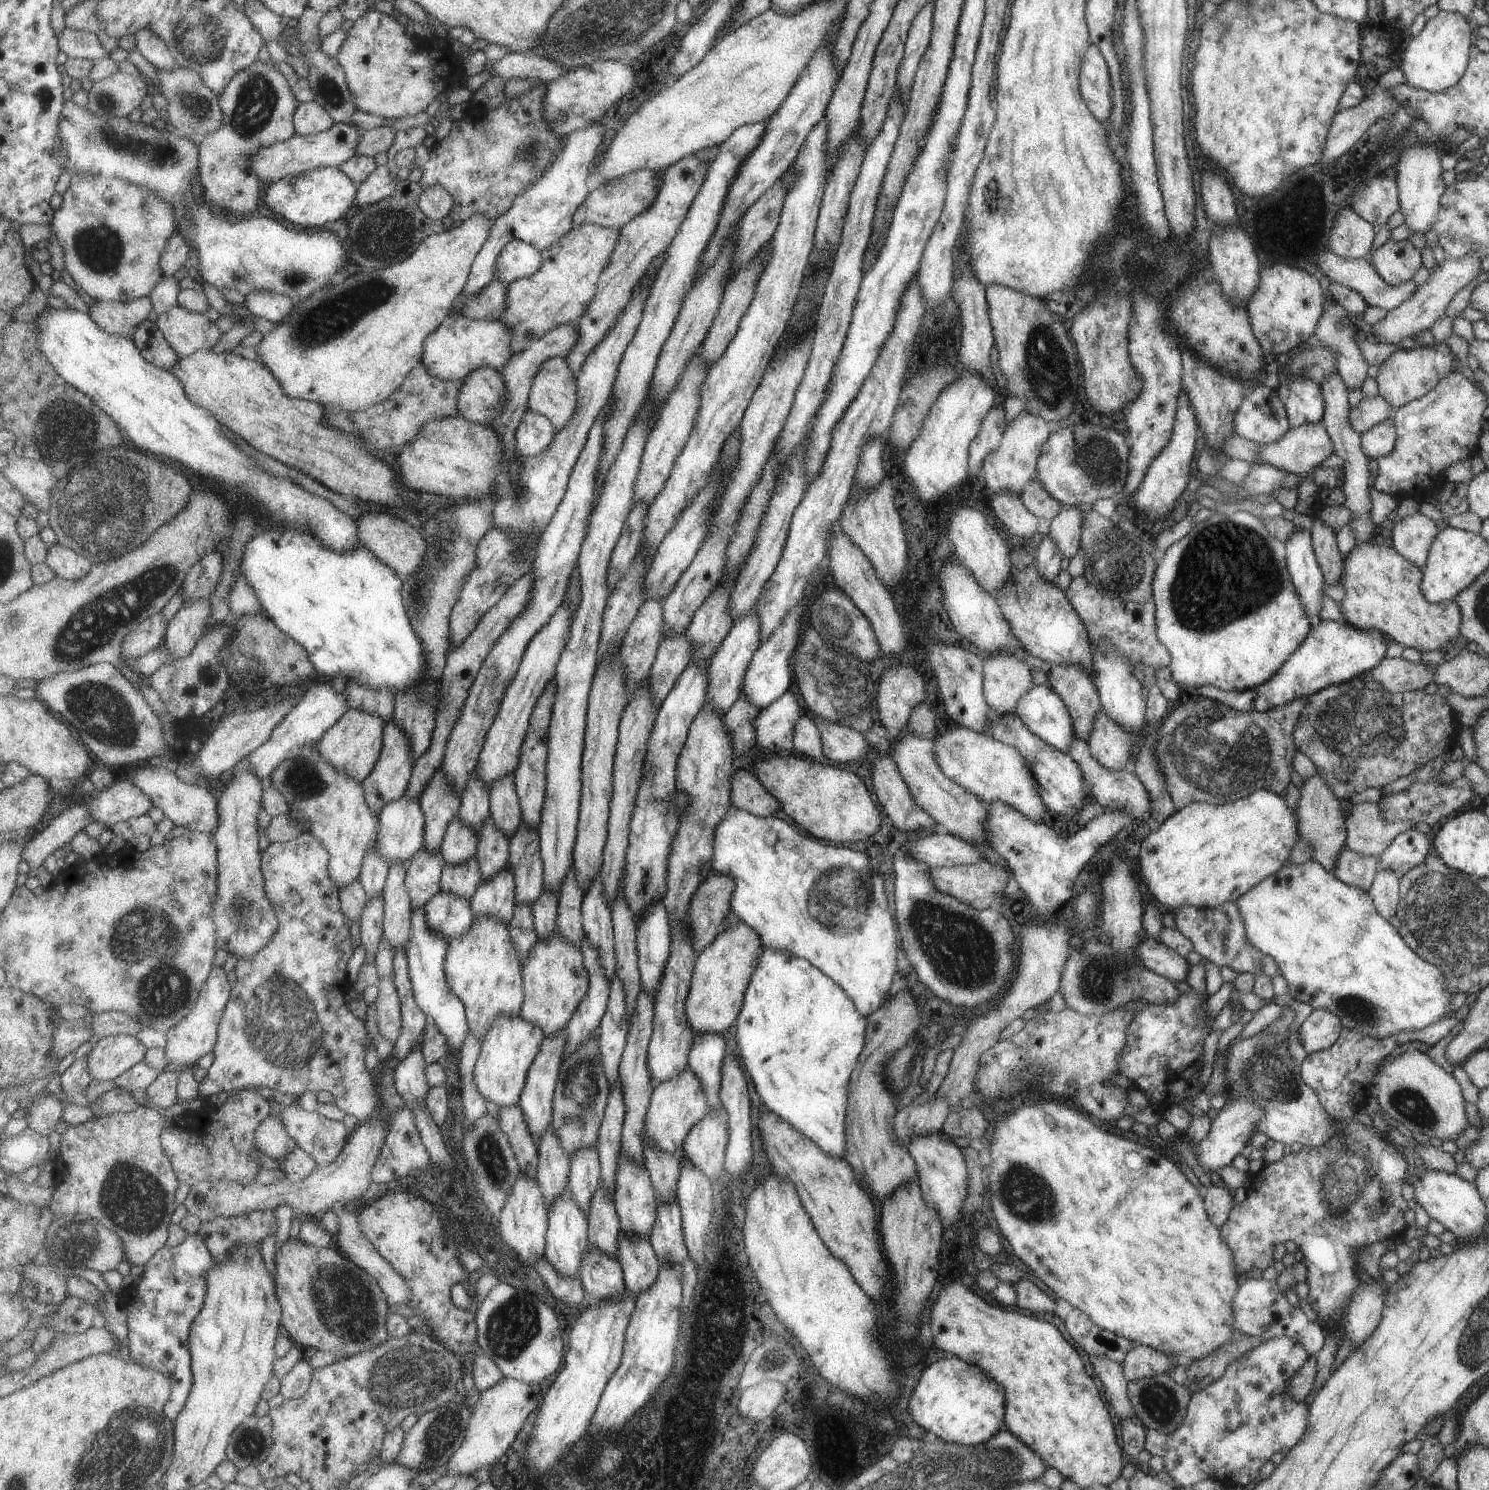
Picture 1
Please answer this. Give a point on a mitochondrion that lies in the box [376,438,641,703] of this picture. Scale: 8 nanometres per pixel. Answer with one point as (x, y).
(451, 544)

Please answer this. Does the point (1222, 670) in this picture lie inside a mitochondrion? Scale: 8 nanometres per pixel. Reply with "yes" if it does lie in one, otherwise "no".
no

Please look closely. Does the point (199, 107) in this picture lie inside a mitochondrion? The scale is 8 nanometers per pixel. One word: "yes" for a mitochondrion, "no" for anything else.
yes

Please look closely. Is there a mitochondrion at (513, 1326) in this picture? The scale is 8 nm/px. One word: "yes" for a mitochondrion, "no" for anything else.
yes

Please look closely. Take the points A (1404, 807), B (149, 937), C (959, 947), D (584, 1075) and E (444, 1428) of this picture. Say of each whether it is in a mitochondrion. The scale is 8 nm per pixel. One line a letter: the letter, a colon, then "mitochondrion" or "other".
A: other
B: mitochondrion
C: mitochondrion
D: mitochondrion
E: mitochondrion

